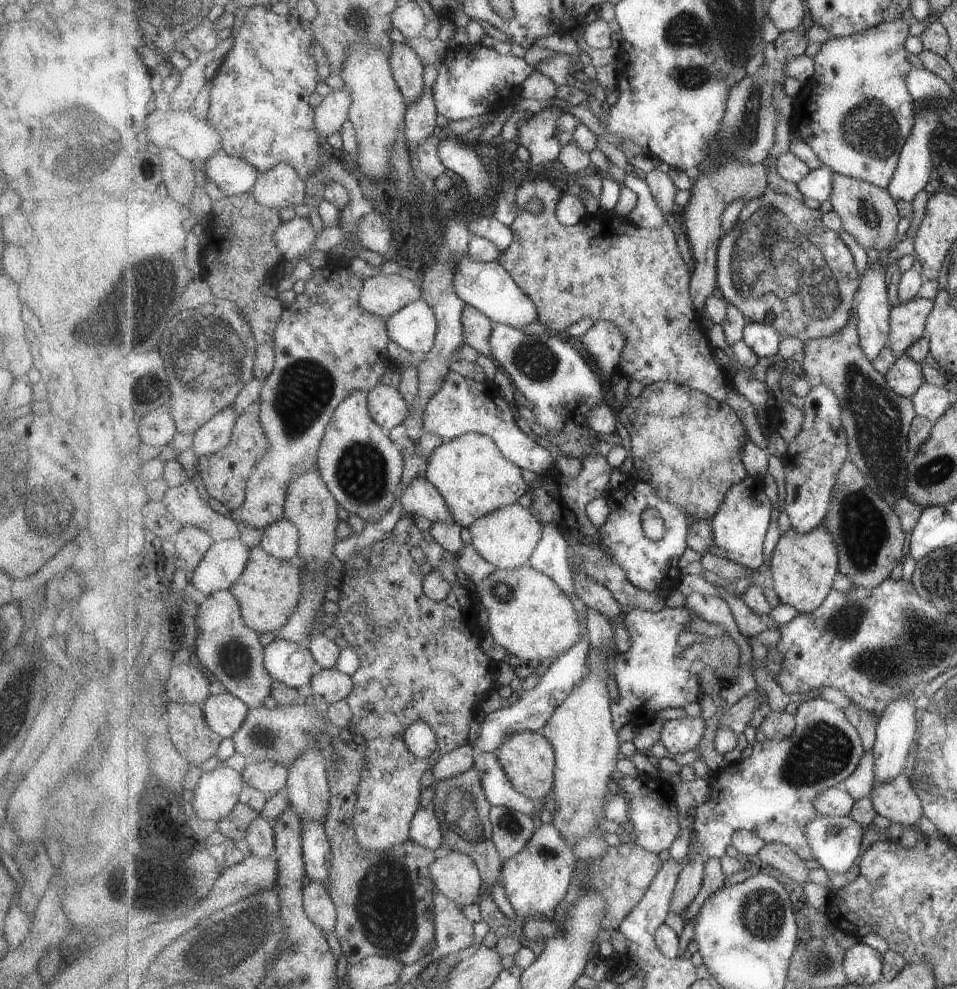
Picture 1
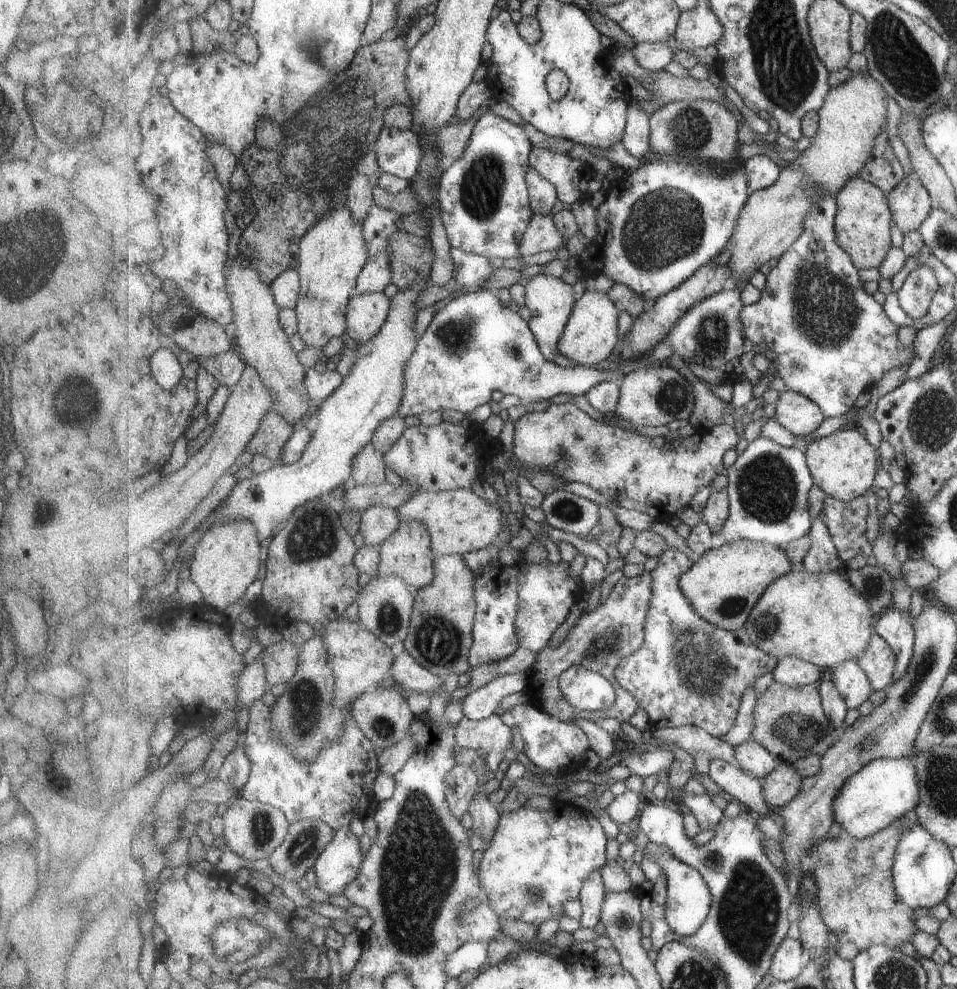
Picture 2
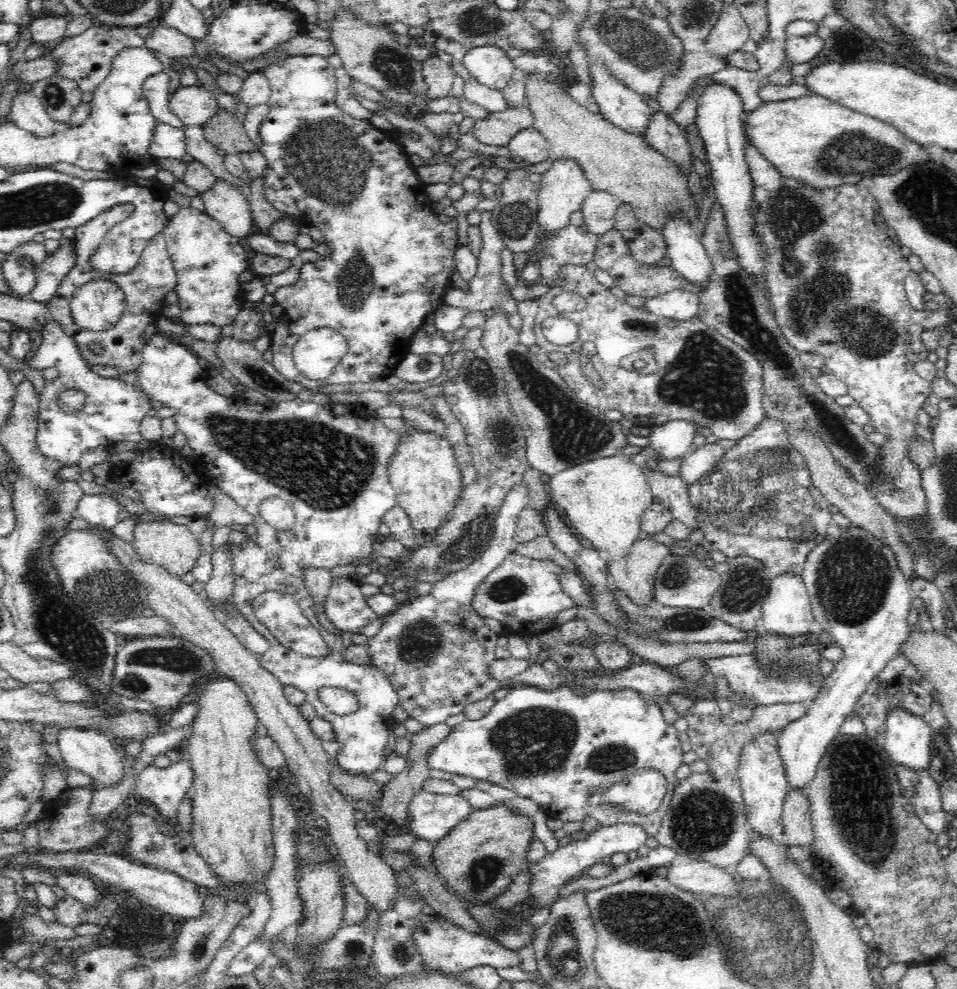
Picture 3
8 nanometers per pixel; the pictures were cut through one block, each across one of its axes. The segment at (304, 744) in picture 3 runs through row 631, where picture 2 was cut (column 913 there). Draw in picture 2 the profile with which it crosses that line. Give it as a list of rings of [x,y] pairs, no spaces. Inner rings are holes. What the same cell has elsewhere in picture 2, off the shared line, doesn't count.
[[[915,172],[905,176],[905,180],[893,188],[888,198],[894,223],[904,235],[919,230],[934,209],[932,195]]]

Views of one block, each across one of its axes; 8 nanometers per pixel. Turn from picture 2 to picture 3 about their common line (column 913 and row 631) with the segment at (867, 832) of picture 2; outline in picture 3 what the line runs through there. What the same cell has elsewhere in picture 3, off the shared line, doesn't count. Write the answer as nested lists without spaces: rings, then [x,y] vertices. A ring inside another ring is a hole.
[[[784,573],[771,580],[769,591],[762,603],[762,614],[756,631],[761,634],[768,633],[782,638],[807,637],[818,629],[814,618],[811,600],[802,577]]]

